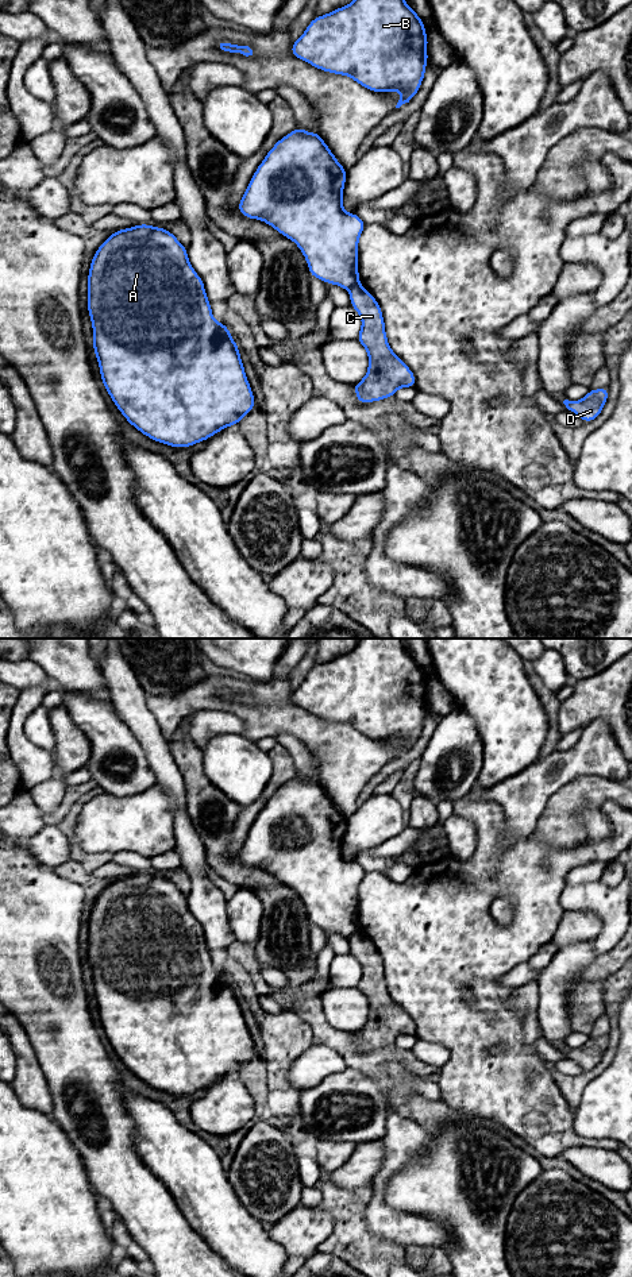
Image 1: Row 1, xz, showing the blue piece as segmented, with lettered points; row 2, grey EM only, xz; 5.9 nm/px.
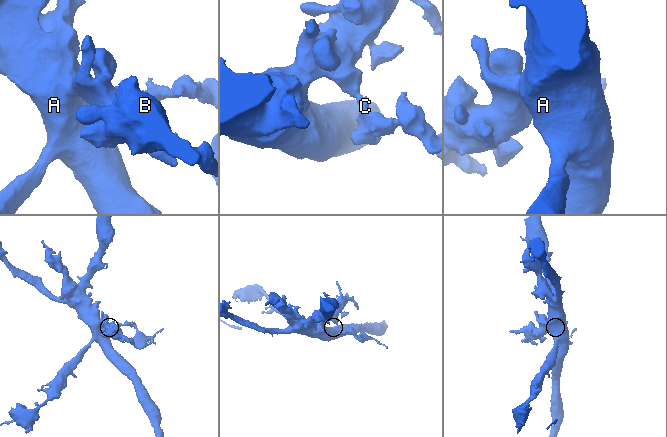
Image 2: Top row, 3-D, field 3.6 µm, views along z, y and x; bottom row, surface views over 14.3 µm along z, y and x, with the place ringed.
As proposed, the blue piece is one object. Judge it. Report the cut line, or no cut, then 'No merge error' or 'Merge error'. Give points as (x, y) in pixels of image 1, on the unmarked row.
Split along xz (358, 930), (349, 937). Merge error

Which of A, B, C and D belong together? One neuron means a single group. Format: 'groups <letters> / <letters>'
groups A B / C D

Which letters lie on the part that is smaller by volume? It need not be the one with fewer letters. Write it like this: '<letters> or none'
C, D

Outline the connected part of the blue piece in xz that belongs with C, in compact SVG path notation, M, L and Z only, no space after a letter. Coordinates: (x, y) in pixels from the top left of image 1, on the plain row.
M358 931L350 937L350 952L362 967L357 988L369 1002L365 1026L351 1034L357 1049L369 1052L394 1045L398 1035L416 1035L415 1022L388 992L382 958L374 944Z

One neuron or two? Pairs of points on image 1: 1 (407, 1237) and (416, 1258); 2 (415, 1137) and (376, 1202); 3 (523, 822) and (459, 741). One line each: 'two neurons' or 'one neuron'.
1: two neurons
2: one neuron
3: two neurons

